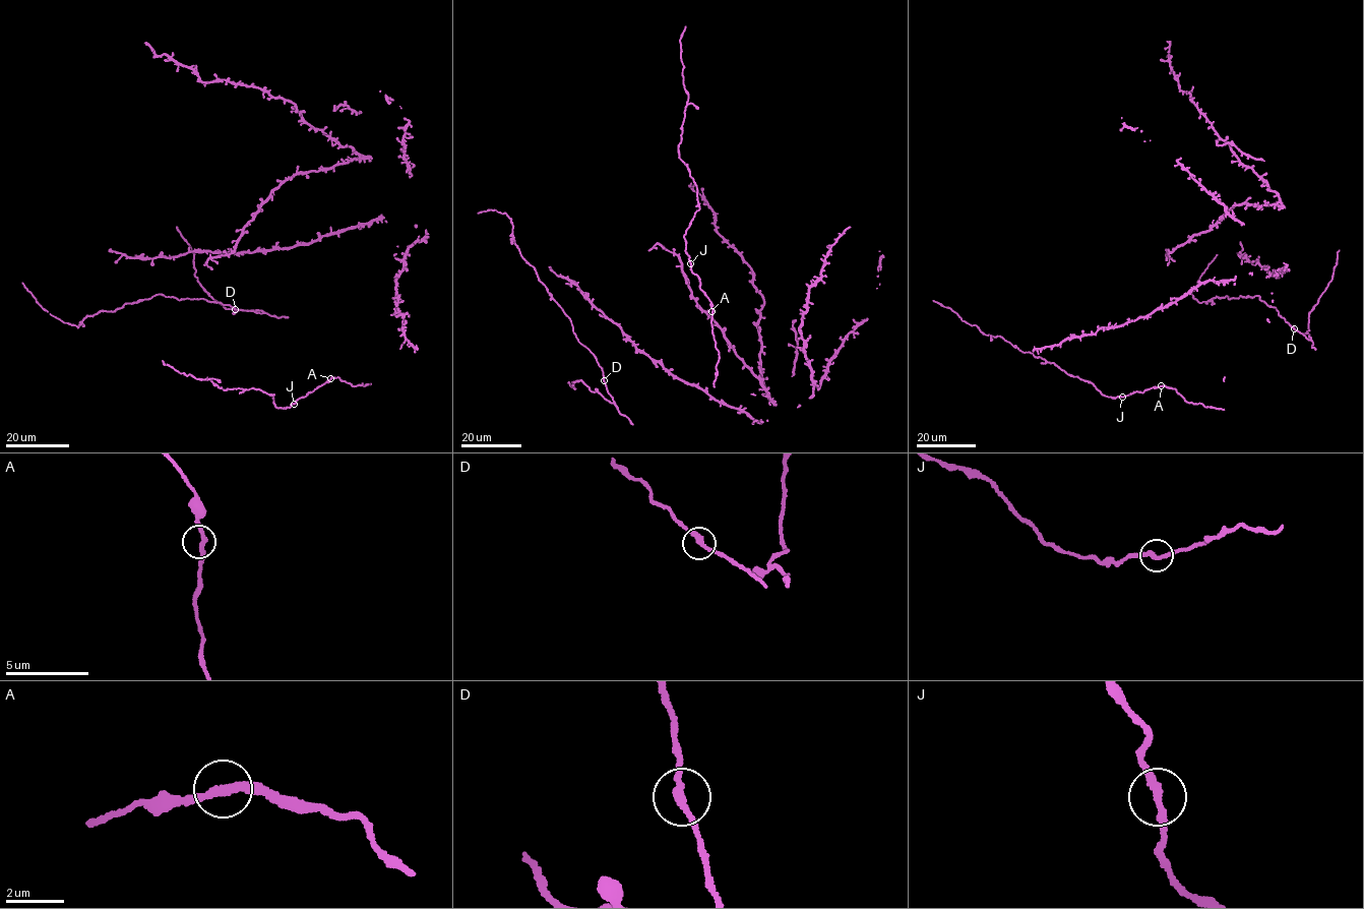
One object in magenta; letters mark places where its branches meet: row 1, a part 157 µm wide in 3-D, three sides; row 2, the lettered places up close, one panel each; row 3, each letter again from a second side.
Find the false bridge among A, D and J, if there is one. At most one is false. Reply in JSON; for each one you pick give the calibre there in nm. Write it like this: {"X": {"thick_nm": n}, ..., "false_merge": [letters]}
{"false_merge": []}

